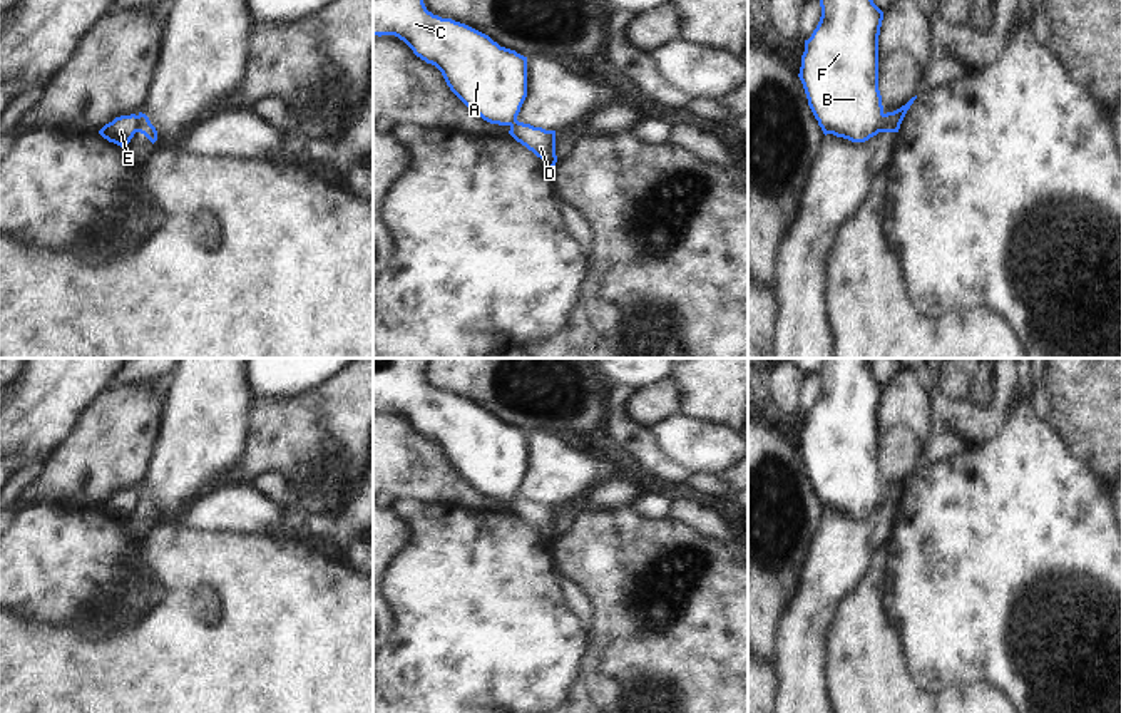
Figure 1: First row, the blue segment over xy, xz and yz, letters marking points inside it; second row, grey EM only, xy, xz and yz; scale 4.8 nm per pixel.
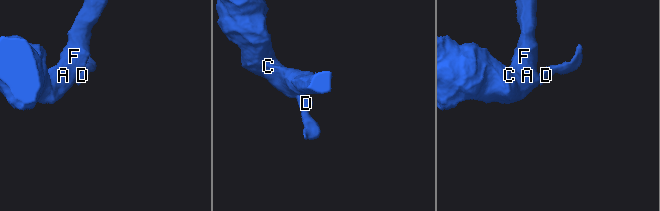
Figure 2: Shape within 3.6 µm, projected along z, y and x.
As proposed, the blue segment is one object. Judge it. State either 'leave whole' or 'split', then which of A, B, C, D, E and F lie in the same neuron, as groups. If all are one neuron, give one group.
split; A B C E F / D

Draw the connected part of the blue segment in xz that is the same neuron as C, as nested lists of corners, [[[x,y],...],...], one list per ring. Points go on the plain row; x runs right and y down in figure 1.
[[[373,358],[373,410],[395,410],[417,432],[435,440],[450,465],[477,490],[490,499],[510,500],[527,472],[527,432],[500,422],[489,410],[427,385],[425,365],[430,358]]]

